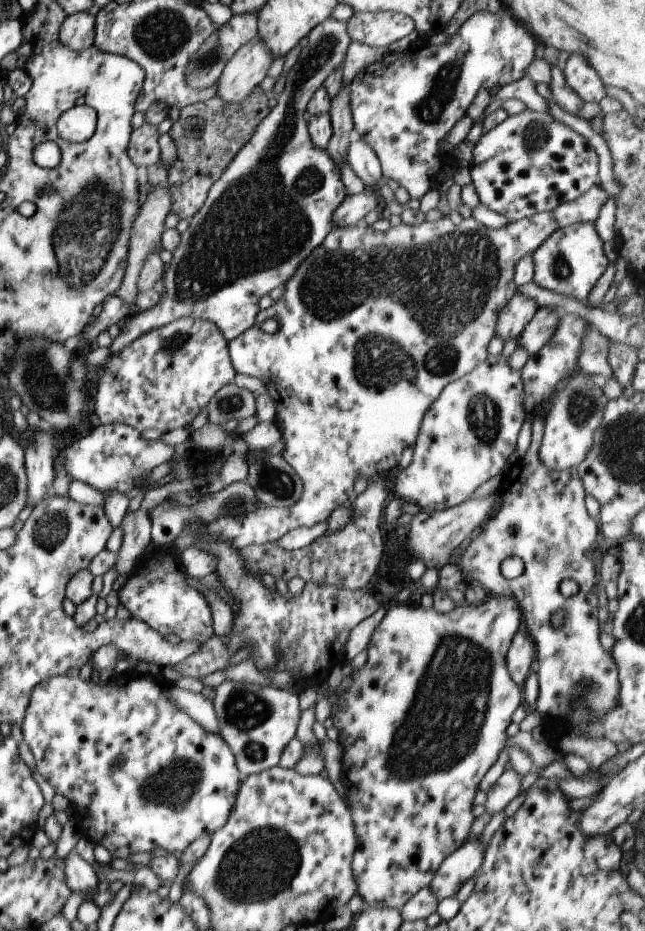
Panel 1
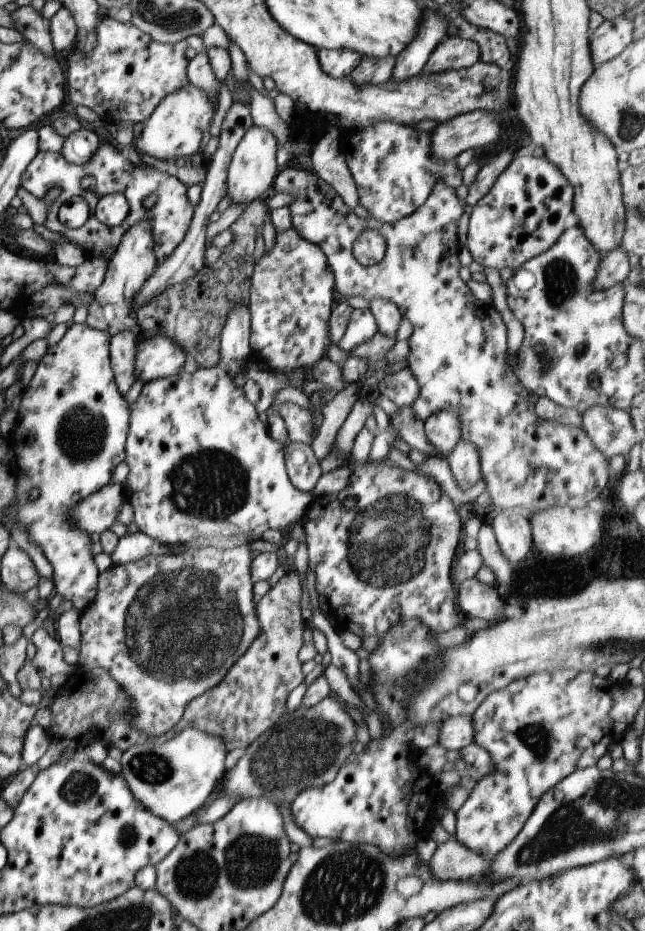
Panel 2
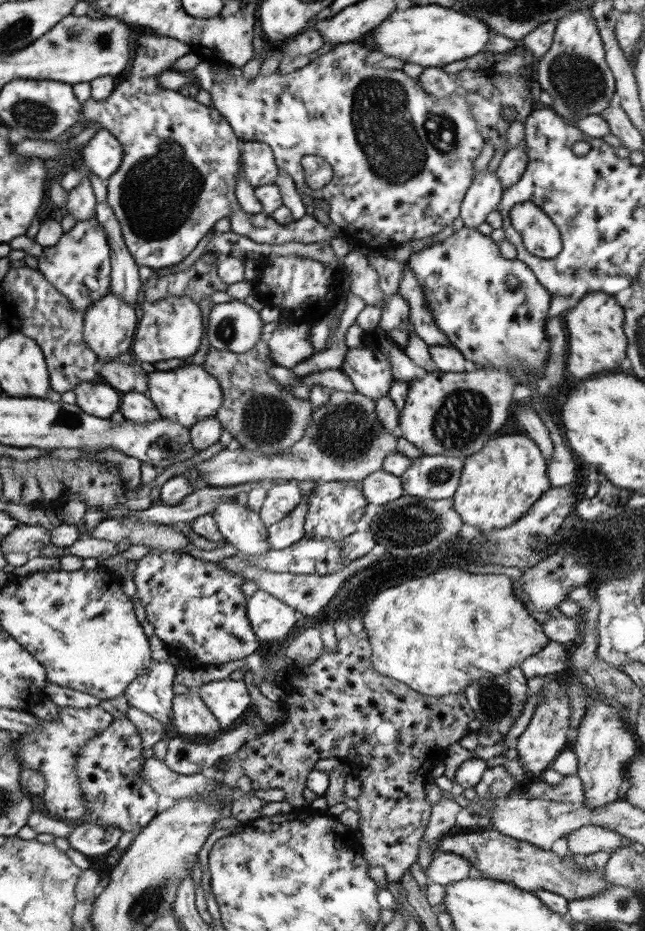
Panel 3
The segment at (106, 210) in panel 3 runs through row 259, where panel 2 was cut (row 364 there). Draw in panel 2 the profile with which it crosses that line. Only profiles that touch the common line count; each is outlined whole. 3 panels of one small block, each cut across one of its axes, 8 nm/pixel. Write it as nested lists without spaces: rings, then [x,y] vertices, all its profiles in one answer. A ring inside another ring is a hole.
[[[124,330],[111,337],[109,352],[112,372],[120,392],[125,395],[136,382],[134,363],[141,337],[137,331]]]

